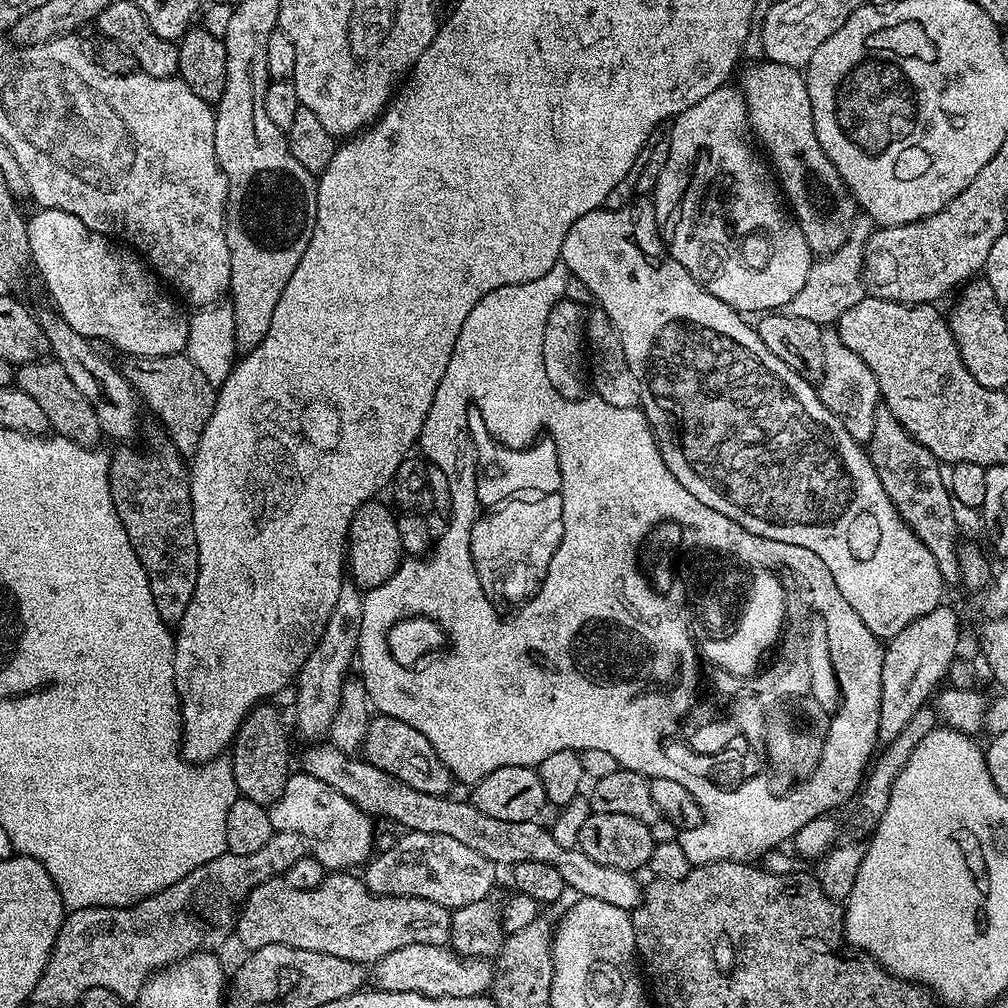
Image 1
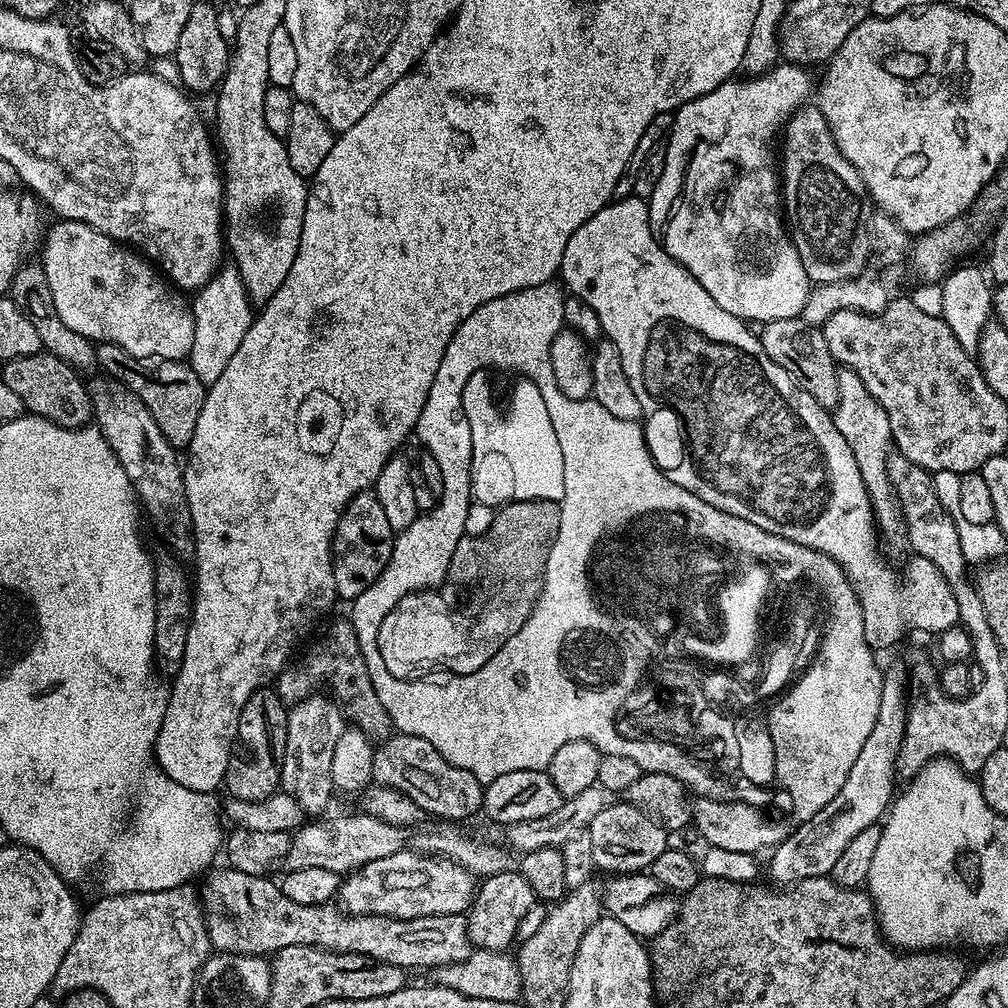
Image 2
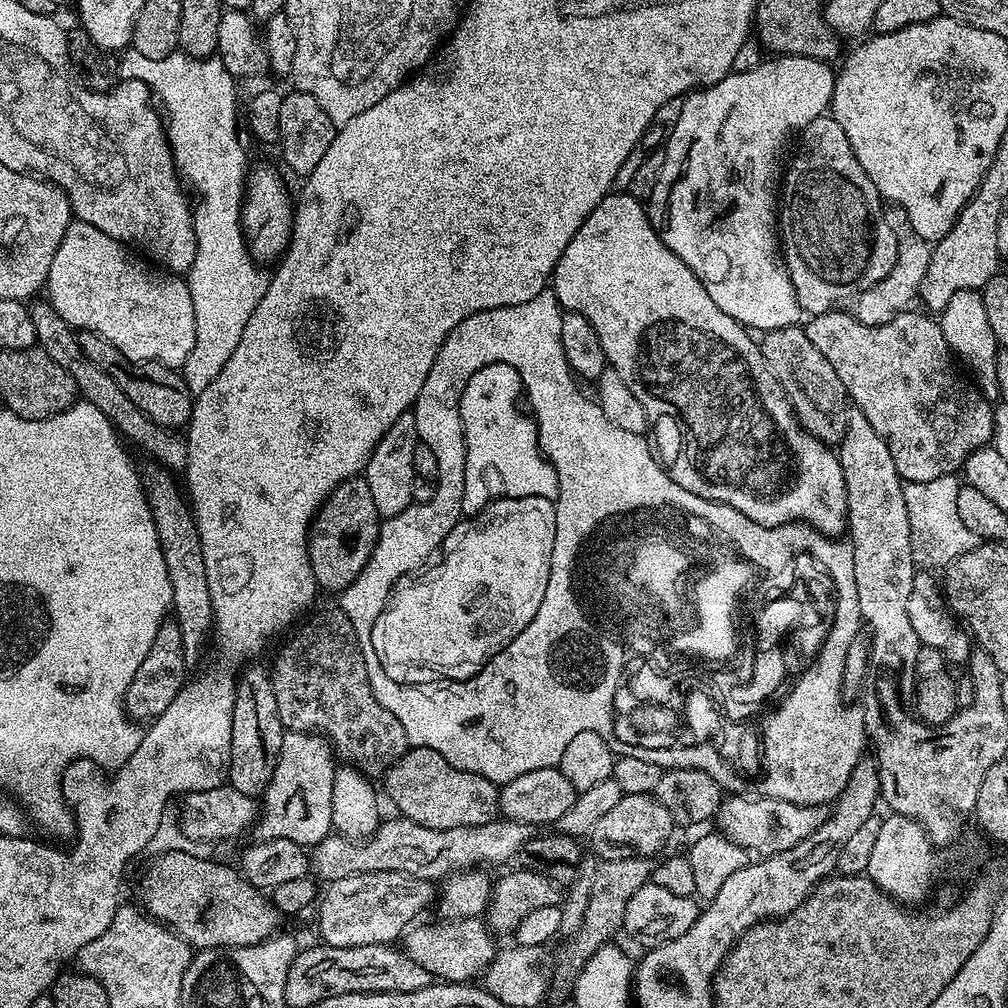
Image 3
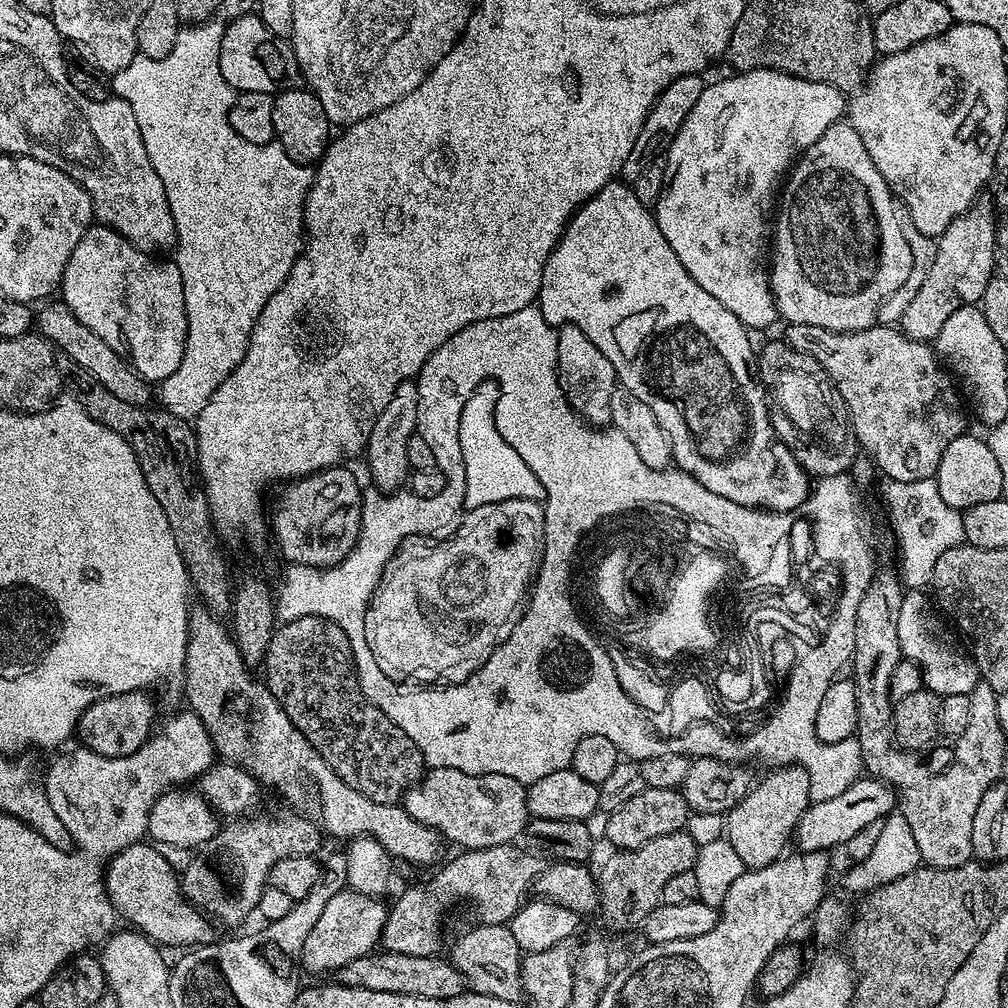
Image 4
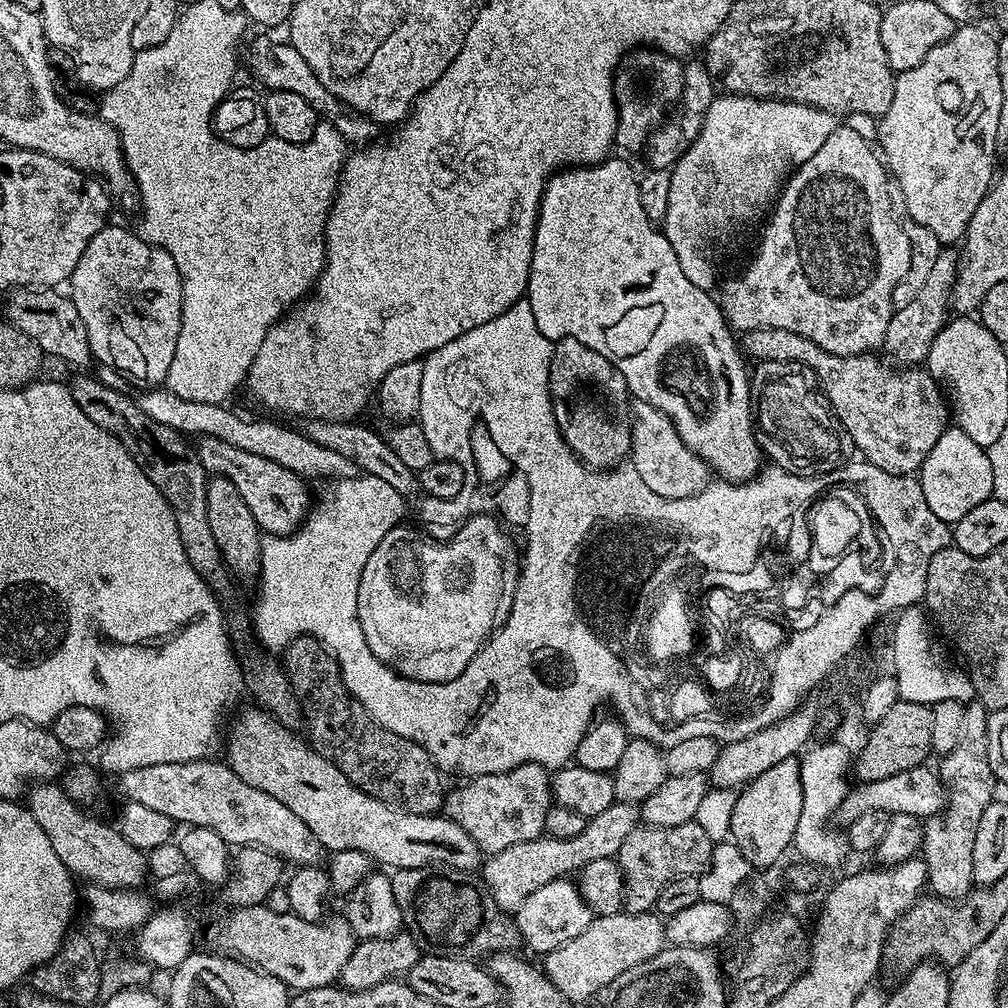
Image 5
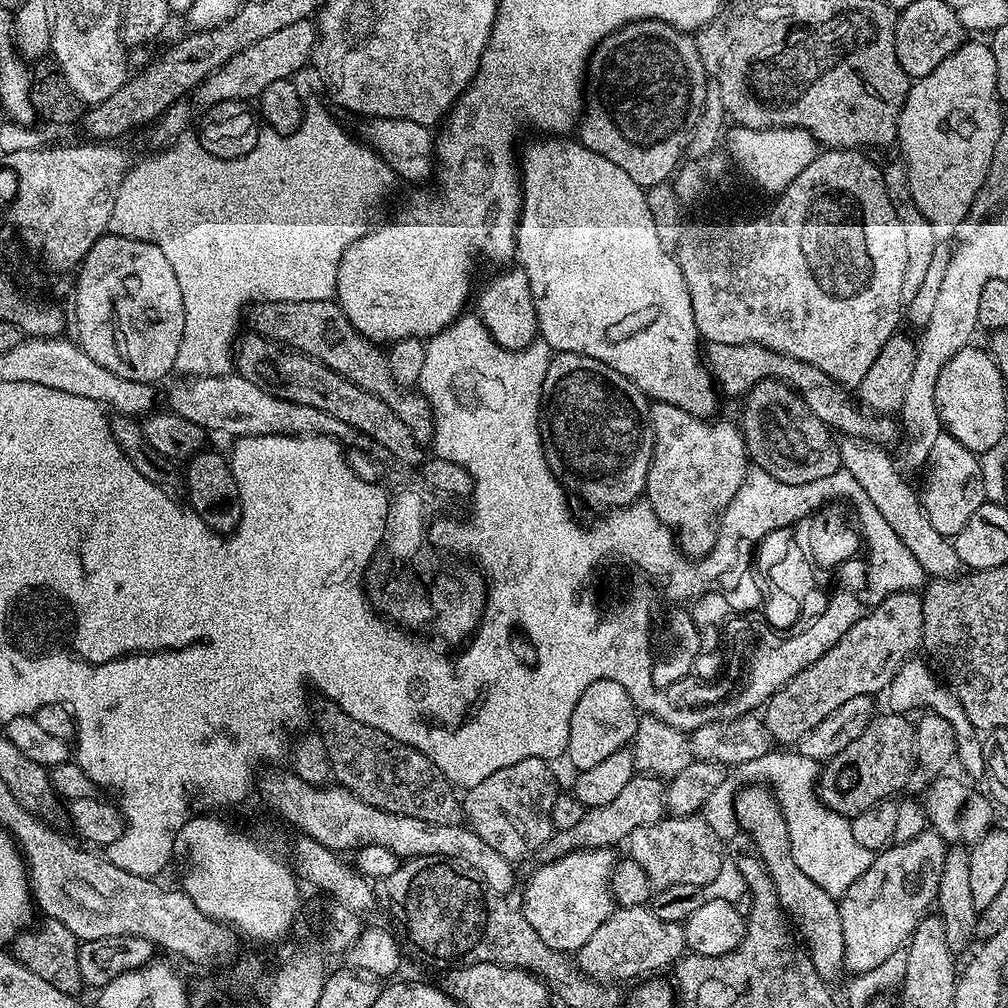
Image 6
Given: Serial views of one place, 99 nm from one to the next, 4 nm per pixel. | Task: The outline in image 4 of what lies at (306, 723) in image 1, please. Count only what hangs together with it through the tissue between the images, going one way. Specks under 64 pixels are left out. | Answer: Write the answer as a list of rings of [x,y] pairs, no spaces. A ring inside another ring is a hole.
[[[256,816],[238,818],[221,827],[210,838],[208,844],[199,849],[198,854],[188,864],[188,869],[182,872],[182,891],[195,907],[205,913],[217,916],[228,928],[236,928],[248,915],[256,912],[256,903],[262,898],[268,884],[268,875],[282,858],[291,856],[316,856],[320,848],[322,832],[315,823],[312,824],[304,816]]]

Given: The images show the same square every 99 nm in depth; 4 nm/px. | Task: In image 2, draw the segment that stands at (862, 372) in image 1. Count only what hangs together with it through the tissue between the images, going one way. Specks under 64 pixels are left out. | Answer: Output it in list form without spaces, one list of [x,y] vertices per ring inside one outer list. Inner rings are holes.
[[[849,368],[838,371],[838,402],[834,409],[834,419],[838,434],[846,438],[846,446],[857,463],[858,474],[872,504],[872,515],[881,537],[890,543],[901,543],[905,535],[904,522],[900,515],[900,504],[896,501],[894,490],[890,486],[890,478],[886,474],[886,462],[890,455],[892,431],[886,414],[878,406],[876,400],[866,390],[866,386]]]

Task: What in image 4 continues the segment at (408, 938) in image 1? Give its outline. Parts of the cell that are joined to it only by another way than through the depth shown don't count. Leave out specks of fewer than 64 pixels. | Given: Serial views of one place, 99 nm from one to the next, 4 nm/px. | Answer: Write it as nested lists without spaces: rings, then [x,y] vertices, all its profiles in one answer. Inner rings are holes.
[[[141,842],[131,844],[129,848],[122,850],[108,861],[104,870],[104,885],[117,917],[121,921],[129,920],[132,923],[129,925],[133,929],[143,933],[149,940],[160,946],[165,946],[164,944],[199,946],[209,943],[213,939],[212,928],[208,925],[209,917],[201,909],[189,903],[182,891],[181,877],[172,869],[171,862],[159,851],[163,852],[151,843]],[[477,923],[476,928],[469,932],[464,932],[456,940],[456,945],[452,948],[450,959],[455,968],[464,975],[465,985],[471,988],[471,991],[482,994],[483,996],[493,996],[513,1002],[521,999],[524,987],[522,986],[522,974],[520,973],[520,962],[522,953],[518,942],[514,942],[514,934],[508,929],[507,924],[481,924]]]

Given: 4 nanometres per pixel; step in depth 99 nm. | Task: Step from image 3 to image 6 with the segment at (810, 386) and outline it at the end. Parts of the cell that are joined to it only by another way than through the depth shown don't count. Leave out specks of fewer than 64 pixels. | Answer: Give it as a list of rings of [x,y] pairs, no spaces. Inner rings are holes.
[[[763,380],[747,392],[744,402],[744,417],[740,420],[744,427],[742,439],[748,448],[748,459],[755,467],[766,470],[766,474],[770,474],[778,482],[786,483],[817,481],[818,478],[825,478],[841,469],[840,450],[833,429],[813,414],[804,399],[789,384],[783,384],[780,380]]]

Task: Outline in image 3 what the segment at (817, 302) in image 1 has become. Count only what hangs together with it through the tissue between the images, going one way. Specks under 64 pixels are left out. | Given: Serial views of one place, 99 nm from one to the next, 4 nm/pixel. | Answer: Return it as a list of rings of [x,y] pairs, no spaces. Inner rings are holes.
[[[889,207],[886,212],[886,219],[890,230],[896,235],[896,261],[894,266],[885,280],[867,289],[868,304],[853,303],[850,308],[856,320],[866,326],[882,326],[886,322],[890,322],[899,312],[905,311],[911,305],[908,303],[912,299],[914,301],[917,299],[920,283],[924,280],[928,263],[932,257],[929,241],[922,239],[914,230],[914,226],[910,226],[910,218],[900,207]]]

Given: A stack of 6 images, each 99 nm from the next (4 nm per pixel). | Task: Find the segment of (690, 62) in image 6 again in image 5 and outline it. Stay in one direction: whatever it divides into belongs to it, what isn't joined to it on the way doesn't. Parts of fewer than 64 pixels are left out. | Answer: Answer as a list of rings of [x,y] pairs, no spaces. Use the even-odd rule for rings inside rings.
[[[648,50],[645,56],[631,57],[629,62],[621,63],[614,76],[614,91],[616,93],[616,138],[614,141],[617,149],[624,152],[639,153],[648,136],[655,128],[664,123],[666,117],[679,105],[682,94],[682,82],[684,81],[684,64],[677,57],[666,56],[656,50]]]

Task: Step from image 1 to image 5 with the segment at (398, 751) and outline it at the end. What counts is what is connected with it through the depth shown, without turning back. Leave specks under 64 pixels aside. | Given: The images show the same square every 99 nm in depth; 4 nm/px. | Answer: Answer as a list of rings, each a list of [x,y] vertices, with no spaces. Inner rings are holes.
[[[523,764],[505,772],[473,776],[467,782],[460,782],[453,792],[451,789],[445,795],[442,812],[474,838],[481,853],[491,854],[545,835],[546,814],[553,803],[549,769],[540,764]]]

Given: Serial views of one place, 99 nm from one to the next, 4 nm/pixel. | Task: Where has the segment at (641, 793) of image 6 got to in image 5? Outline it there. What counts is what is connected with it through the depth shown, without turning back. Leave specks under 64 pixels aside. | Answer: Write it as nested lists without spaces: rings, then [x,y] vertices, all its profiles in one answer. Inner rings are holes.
[[[614,803],[602,810],[602,814],[591,817],[582,834],[574,834],[574,838],[554,838],[545,834],[536,840],[518,842],[514,846],[506,846],[506,850],[491,853],[482,864],[484,885],[503,912],[515,913],[516,908],[522,906],[522,902],[526,902],[526,898],[530,898],[534,890],[546,886],[546,882],[571,877],[579,873],[586,866],[586,862],[594,862],[598,858],[619,857],[620,847],[626,842],[626,834],[630,834],[630,830],[636,827],[637,805]]]

